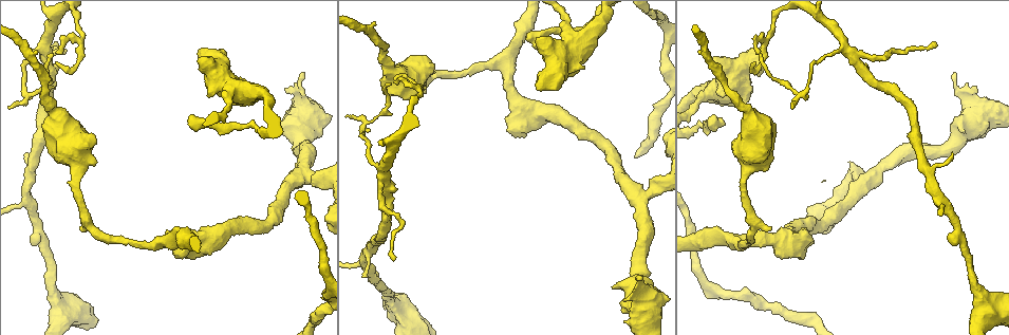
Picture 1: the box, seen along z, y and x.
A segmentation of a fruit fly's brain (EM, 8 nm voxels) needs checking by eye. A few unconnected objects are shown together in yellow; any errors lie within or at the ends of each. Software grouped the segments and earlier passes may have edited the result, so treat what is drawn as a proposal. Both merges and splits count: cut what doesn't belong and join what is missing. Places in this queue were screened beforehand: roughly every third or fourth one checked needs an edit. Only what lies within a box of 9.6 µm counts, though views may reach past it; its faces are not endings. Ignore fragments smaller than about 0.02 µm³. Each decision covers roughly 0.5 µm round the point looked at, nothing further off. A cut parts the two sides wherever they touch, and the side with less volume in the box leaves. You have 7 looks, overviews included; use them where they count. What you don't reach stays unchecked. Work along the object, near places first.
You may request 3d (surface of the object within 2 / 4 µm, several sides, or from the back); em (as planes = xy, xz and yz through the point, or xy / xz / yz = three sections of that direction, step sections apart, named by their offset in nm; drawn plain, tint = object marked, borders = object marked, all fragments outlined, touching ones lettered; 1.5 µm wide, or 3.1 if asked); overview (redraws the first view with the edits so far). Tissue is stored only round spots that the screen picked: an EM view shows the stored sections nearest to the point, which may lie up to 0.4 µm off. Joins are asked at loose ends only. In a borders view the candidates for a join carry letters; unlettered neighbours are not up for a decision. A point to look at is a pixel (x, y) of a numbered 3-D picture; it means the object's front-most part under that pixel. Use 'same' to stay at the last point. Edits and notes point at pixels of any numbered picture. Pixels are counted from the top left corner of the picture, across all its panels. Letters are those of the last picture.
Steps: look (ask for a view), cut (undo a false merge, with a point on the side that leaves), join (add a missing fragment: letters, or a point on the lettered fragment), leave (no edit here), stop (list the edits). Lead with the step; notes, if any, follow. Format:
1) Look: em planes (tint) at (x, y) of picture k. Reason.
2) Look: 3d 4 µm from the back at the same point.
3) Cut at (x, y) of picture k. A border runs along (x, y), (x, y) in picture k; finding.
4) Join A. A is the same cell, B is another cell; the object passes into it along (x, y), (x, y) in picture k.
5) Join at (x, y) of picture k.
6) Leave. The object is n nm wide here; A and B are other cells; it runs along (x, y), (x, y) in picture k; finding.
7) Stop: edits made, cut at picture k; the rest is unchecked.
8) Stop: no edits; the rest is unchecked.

Look: 3d 4 µm at (286, 89) of picture 1. Free end.

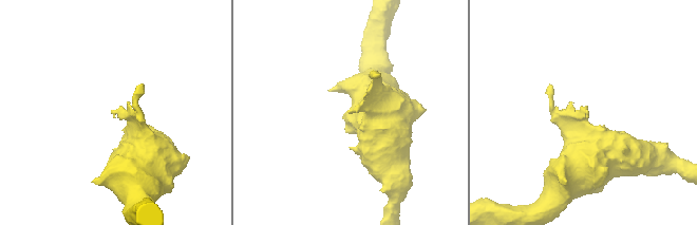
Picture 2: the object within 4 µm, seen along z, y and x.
Look: em planes (borders) at (111, 112) of picture 2. Now the EM.

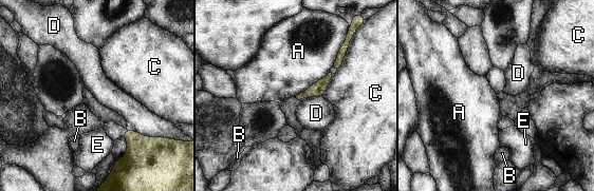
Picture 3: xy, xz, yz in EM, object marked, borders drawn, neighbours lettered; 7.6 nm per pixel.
Leave. A, B, C, D and E are other cells; a border runs along (320, 78), (296, 96) in picture 3; no lettered fragment goes on from it.

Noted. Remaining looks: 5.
Look: 3d 4 µm from the back at (204, 57) of picture 1. Free end.

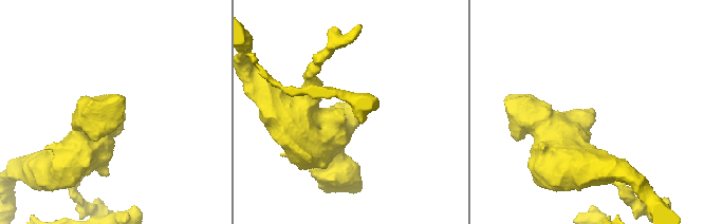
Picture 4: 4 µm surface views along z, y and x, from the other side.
Look: em planes (borders) at (591, 111) of picture 4.

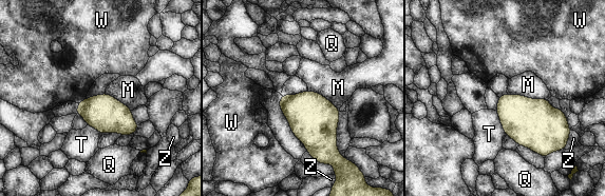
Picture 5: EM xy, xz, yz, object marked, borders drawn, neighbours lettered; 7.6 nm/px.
Leave. The object is 280 nm wide here; M, Q, T, W and Z are other cells; a border runs along (507, 92), (531, 98), (548, 98) in picture 5; none of them fits.

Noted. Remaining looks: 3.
Look: em xy step 4 (borders) at (244, 126) of picture 1.

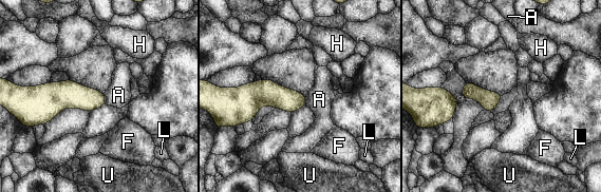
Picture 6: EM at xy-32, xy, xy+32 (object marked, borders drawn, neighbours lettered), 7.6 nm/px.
Leave. A, F, H, L and U are other cells; a border runs along (104, 93), (106, 103) in picture 6; one neuron here.

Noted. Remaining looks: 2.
Stop: no edits; the rest is unchecked.

